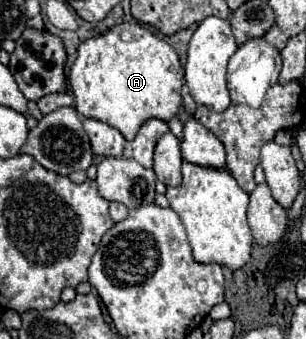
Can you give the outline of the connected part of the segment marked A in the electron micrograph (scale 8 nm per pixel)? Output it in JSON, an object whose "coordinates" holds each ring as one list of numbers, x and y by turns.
{"coordinates":[[119,23,119,25,111,27,111,29,107,29,105,33,97,35,97,37,91,37,91,39,87,39,87,41,83,41,83,43,79,45,79,49,77,49,77,59,75,59,75,63,71,65,71,71,69,71,69,83,71,83,71,91,73,91,73,95,75,95,75,109,77,109,77,113,79,113,81,117,91,117,91,119,103,121,103,123,107,123,107,125,119,129,121,135,123,135,127,141,131,141,131,139,137,135,139,127,141,127,147,119,157,117,157,119,169,121,171,117,175,117,175,113,177,113,177,109,179,109,179,103,181,103,181,85,183,85,183,75,181,75,181,71,183,71,183,67,181,67,181,61,179,61,179,57,177,57,177,51,175,51,167,41,155,37,155,35,153,35,147,27,143,27,143,25,137,25,137,23]]}

